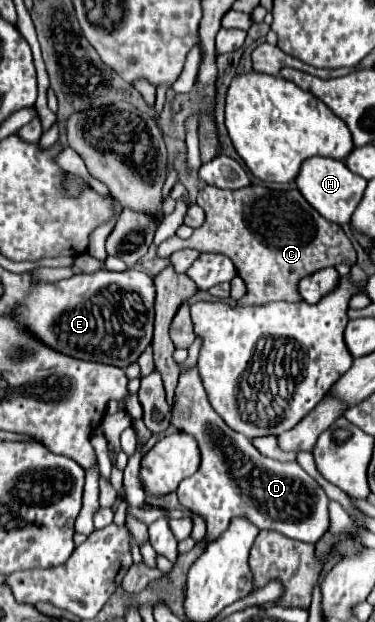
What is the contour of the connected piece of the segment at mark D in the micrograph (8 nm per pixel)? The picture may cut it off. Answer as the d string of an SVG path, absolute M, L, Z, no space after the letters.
M198 369L180 375L172 405L172 425L192 435L200 449L198 471L180 483L176 493L188 511L206 521L208 543L216 541L234 517L246 517L258 529L272 529L302 543L316 543L328 531L330 499L318 481L296 461L282 463L260 455L248 437L232 431L208 405Z

